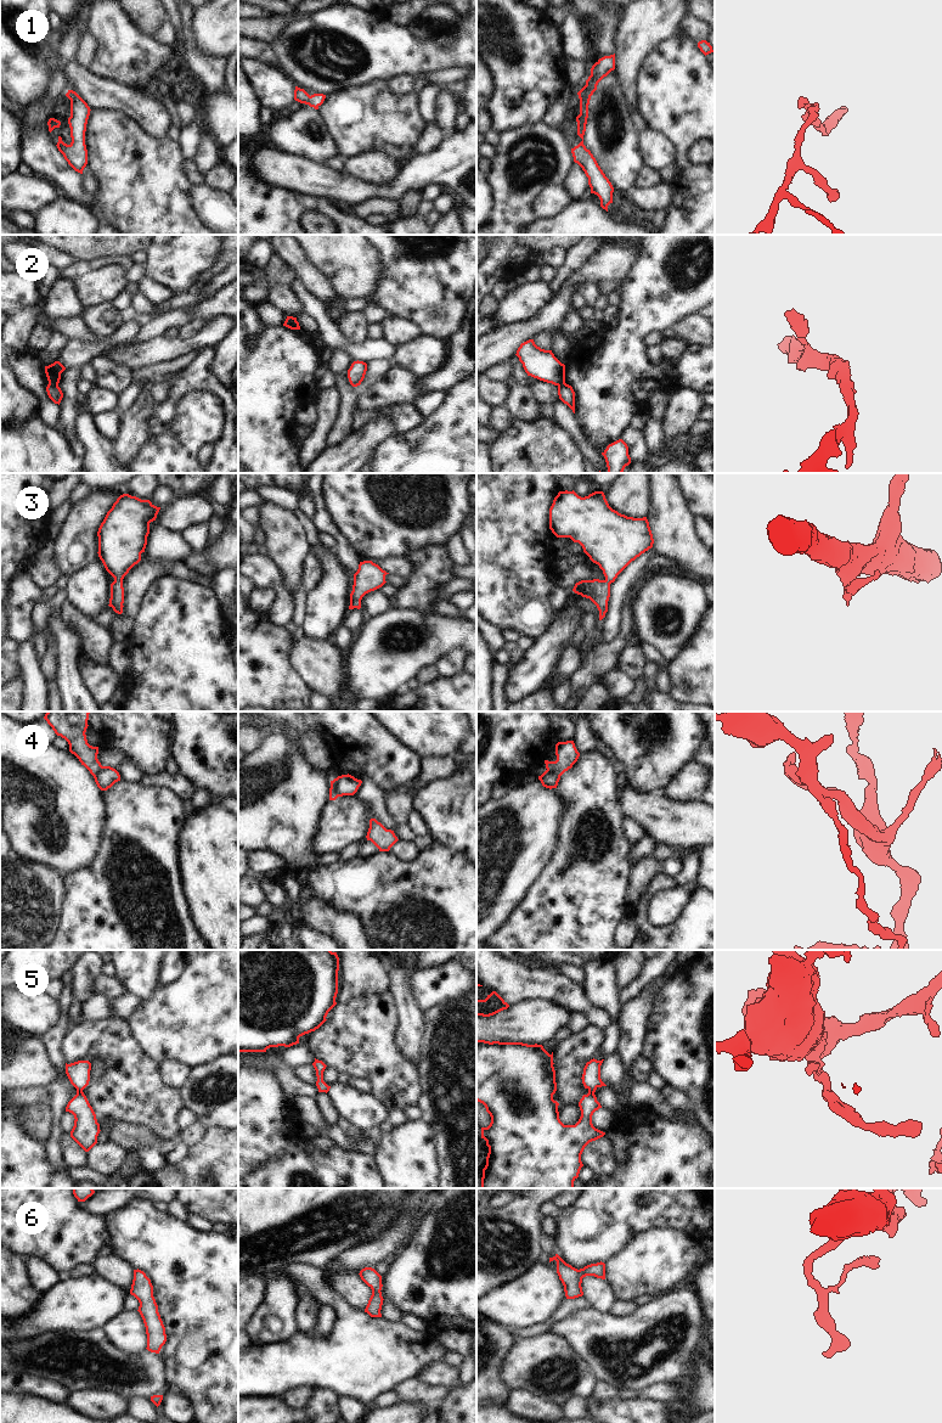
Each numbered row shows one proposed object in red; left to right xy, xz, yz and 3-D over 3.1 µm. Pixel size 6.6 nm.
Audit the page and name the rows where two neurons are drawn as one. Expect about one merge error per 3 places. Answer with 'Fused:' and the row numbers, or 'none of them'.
Fused: 2, 4

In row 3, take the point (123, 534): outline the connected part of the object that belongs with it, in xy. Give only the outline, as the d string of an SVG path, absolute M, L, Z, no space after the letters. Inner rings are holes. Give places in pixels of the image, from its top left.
M129 494L120 495L101 523L98 557L106 570L114 578L111 584L109 607L123 613L123 579L141 561L145 552L150 523L156 521L160 507L150 500L141 500Z

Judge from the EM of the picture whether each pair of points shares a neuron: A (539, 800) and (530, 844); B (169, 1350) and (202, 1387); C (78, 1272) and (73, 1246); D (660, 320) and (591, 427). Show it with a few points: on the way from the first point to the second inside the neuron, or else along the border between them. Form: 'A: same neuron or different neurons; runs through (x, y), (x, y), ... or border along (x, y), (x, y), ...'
A: same neuron; runs through (534, 811), (530, 816), (530, 833)
B: same neuron; runs through (178, 1359), (197, 1378)
C: different neurons; border along (89, 1263), (75, 1264), (66, 1275)
D: same neuron; runs through (631, 341), (614, 361), (614, 393), (609, 398)

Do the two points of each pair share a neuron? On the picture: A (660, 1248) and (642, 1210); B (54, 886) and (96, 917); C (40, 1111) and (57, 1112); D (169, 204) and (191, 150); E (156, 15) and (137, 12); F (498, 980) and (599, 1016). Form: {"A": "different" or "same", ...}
{"A": "different", "B": "different", "C": "different", "D": "different", "E": "same", "F": "same"}

